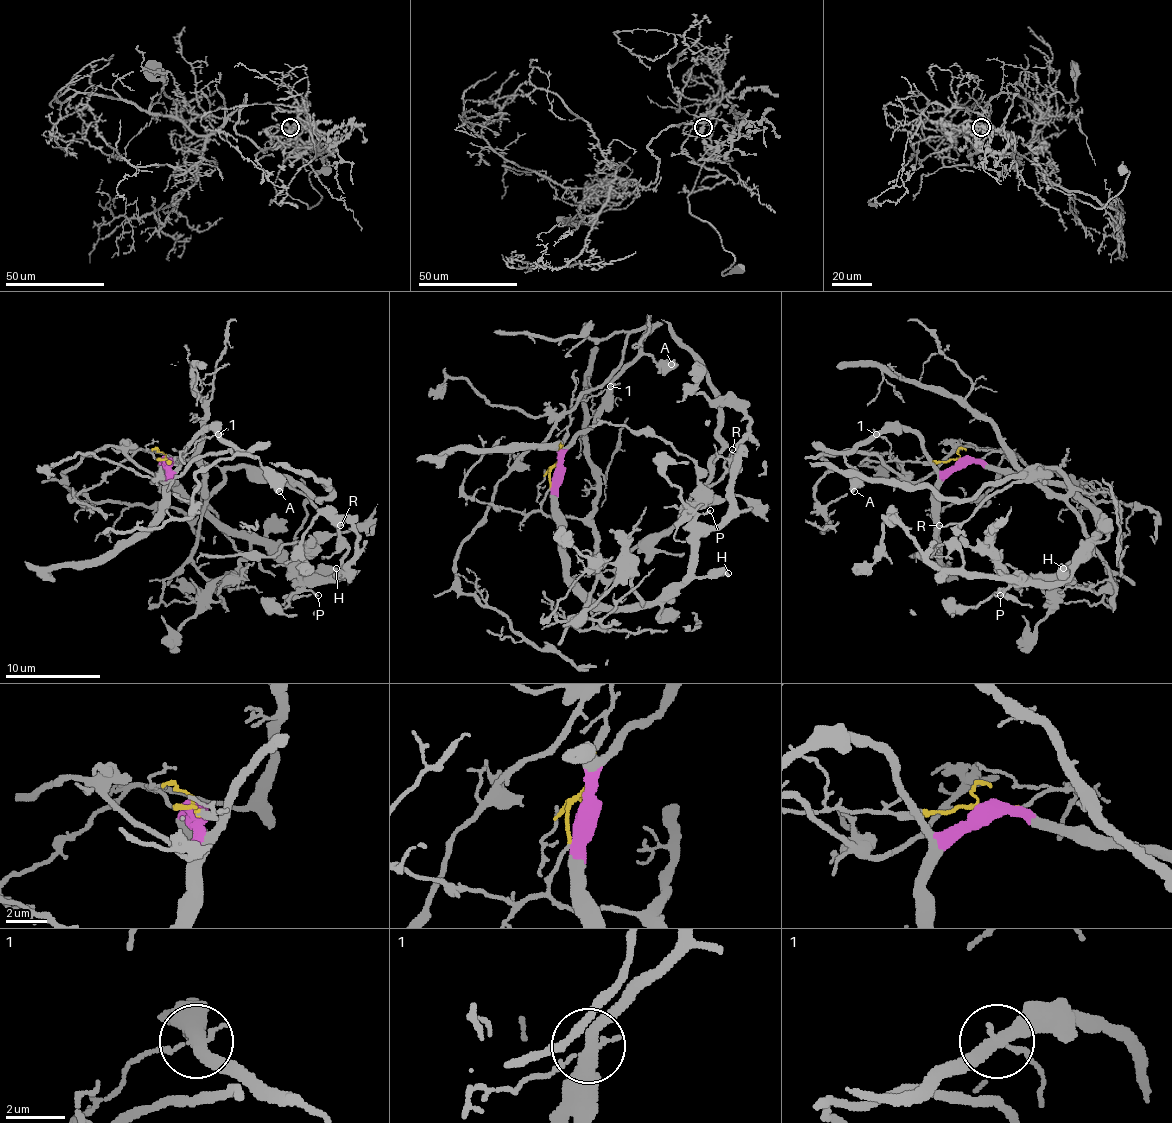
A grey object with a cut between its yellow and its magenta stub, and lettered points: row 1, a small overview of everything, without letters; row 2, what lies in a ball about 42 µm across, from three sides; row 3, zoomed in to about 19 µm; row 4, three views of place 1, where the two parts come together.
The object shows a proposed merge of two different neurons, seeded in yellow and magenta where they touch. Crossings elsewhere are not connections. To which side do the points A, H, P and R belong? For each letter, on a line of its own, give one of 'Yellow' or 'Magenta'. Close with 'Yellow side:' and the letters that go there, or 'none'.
A: Magenta
H: Magenta
P: Magenta
R: Magenta
Yellow side: none

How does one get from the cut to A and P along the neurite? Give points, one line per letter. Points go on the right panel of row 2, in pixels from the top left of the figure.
A: (959, 458), (940, 470), (914, 432), (888, 427), (845, 456), (852, 470), (855, 491)
P: (959, 458), (1063, 482), (1097, 520), (1097, 541), (1061, 579), (1011, 584), (999, 596)

